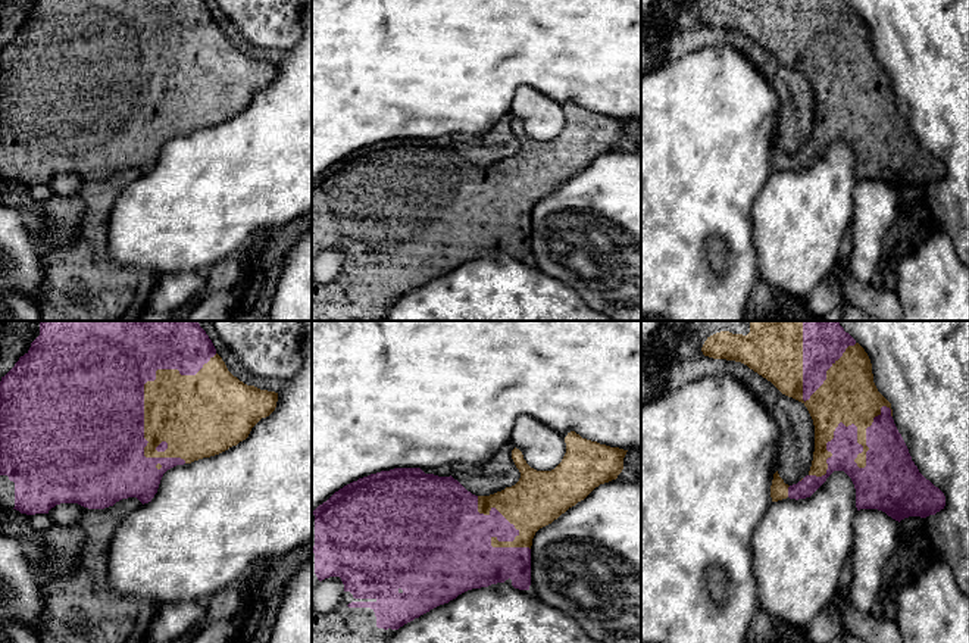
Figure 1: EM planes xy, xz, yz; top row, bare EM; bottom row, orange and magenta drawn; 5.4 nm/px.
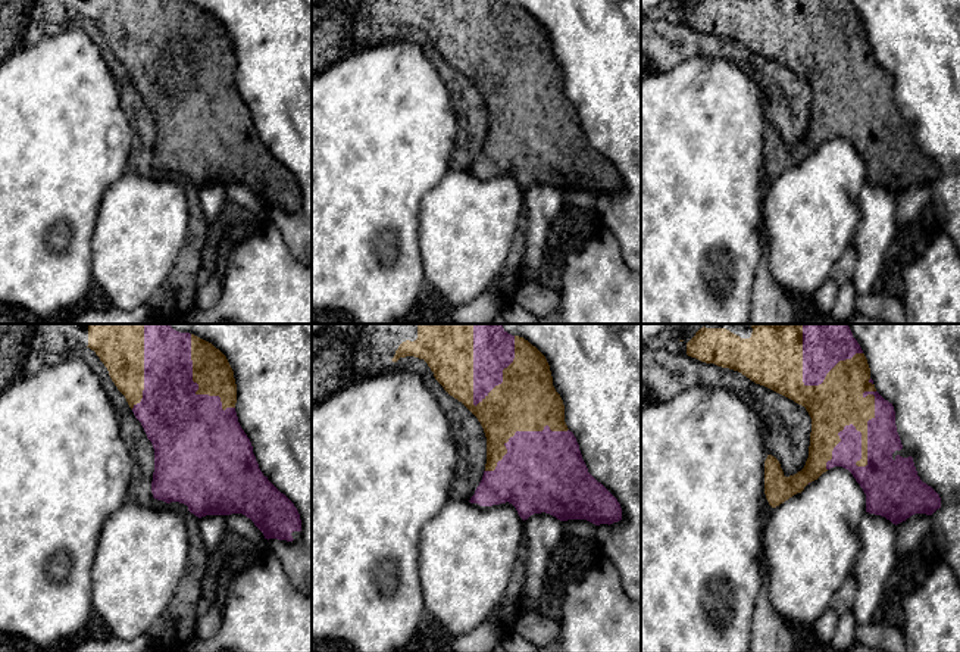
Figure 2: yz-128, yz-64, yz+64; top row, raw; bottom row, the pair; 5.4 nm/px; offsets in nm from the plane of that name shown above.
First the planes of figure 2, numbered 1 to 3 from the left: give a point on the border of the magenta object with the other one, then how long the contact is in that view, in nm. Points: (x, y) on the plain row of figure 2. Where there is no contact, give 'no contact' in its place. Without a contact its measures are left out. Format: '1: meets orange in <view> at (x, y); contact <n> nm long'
1: meets orange in yz-128 at (199, 56); contact 480 nm long
2: meets orange in yz-64 at (503, 43); contact 440 nm long
3: meets orange in yz+64 at (857, 131); contact 500 nm long

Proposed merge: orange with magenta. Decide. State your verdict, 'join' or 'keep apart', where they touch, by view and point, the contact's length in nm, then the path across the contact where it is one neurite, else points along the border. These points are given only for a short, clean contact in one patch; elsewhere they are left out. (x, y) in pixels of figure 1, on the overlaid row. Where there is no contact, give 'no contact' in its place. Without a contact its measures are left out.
join; meets orange in yz at (849, 424); contact 600 nm long

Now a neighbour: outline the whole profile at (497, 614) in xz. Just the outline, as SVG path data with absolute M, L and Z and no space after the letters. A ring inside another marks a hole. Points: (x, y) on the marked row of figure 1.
M506 583L472 589L448 603L400 627L388 643L601 643L591 639L572 617L541 602L531 590L519 590Z

